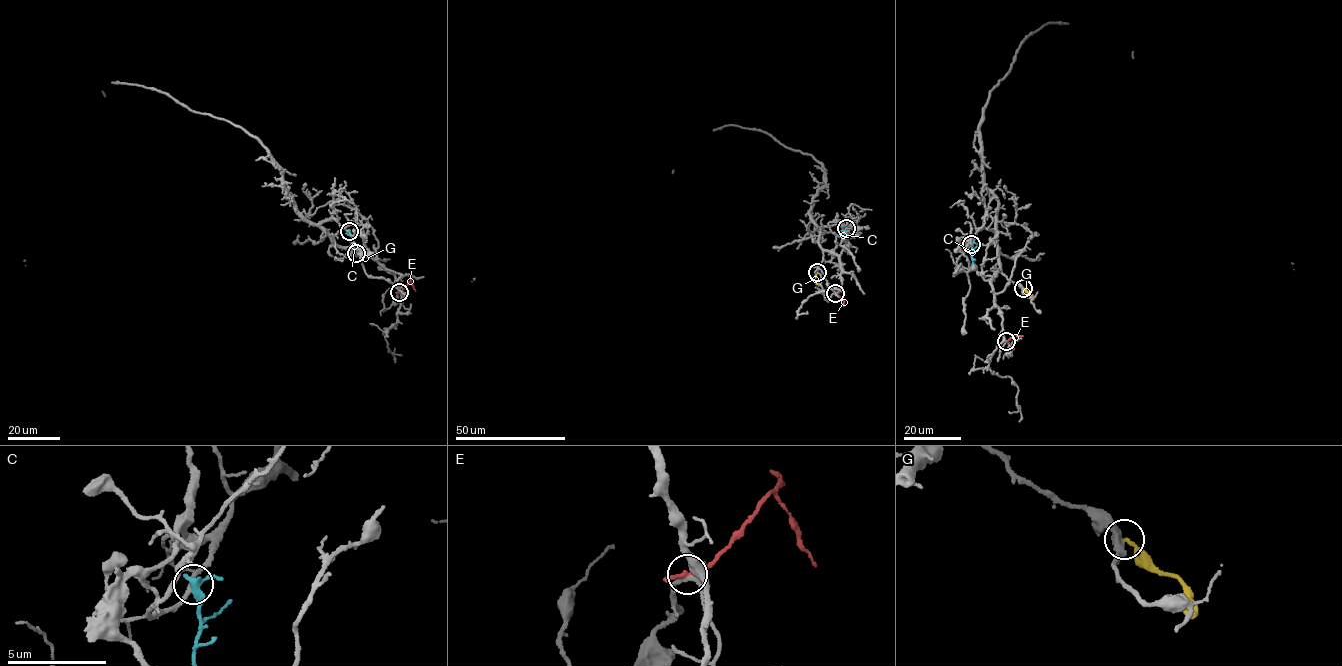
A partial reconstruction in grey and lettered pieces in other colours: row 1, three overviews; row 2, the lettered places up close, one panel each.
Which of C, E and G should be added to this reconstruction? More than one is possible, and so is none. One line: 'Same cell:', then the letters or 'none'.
Same cell: none

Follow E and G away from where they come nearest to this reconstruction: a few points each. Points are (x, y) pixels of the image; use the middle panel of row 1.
E: (835, 293), (844, 300), (843, 306)
G: (817, 271), (817, 284)

